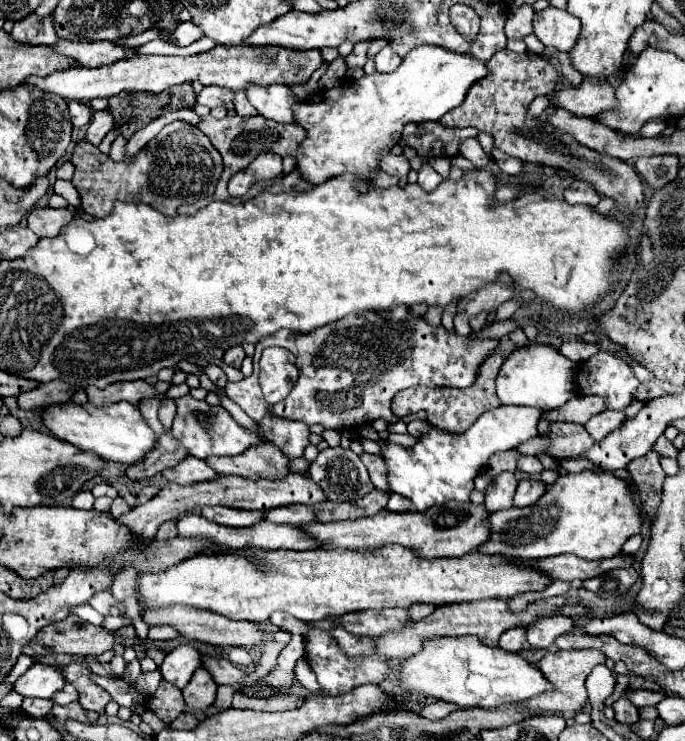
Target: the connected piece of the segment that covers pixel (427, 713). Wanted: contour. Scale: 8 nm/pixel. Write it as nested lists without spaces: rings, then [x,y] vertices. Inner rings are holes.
[[[435,701],[435,703],[431,703],[431,705],[425,705],[423,711],[419,711],[419,715],[423,715],[423,717],[435,721],[435,719],[443,719],[443,717],[447,717],[447,715],[453,713],[453,711],[457,711],[455,705],[451,705],[451,703],[443,703],[443,701]]]

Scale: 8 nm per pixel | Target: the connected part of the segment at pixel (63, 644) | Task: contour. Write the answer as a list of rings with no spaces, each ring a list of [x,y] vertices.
[[[69,615],[67,619],[53,623],[39,631],[39,635],[23,649],[25,655],[101,655],[115,645],[115,635],[105,627],[95,627],[77,615]]]

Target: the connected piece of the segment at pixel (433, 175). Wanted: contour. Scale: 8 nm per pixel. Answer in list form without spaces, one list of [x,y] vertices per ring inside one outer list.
[[[423,163],[423,167],[419,169],[419,185],[427,191],[433,191],[441,181],[443,177],[429,163]]]

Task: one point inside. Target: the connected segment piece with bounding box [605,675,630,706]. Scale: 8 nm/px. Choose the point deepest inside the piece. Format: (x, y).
(622, 682)

